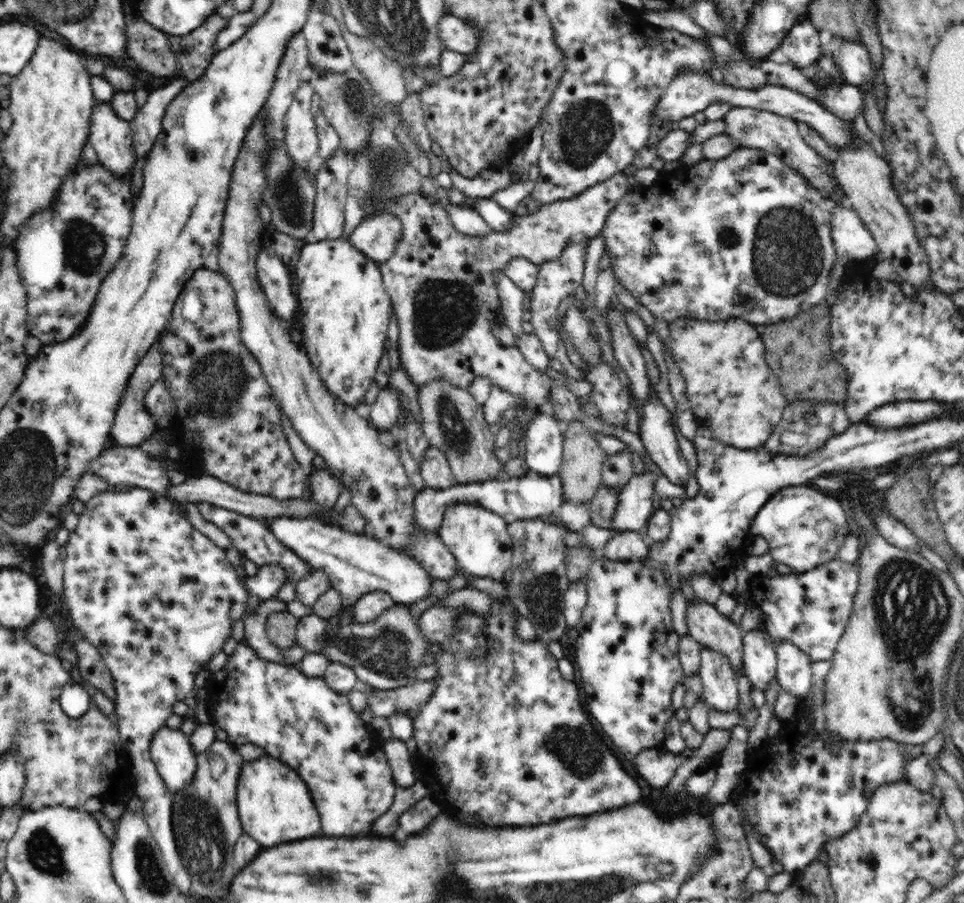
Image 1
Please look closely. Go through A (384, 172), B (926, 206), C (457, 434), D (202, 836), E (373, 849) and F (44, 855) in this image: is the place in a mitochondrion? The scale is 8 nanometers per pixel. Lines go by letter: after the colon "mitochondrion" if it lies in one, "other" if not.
A: mitochondrion
B: other
C: mitochondrion
D: mitochondrion
E: other
F: mitochondrion

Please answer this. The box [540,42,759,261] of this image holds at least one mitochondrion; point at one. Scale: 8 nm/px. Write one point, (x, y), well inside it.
(585, 133)

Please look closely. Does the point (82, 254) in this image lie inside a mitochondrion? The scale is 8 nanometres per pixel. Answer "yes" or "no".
yes

